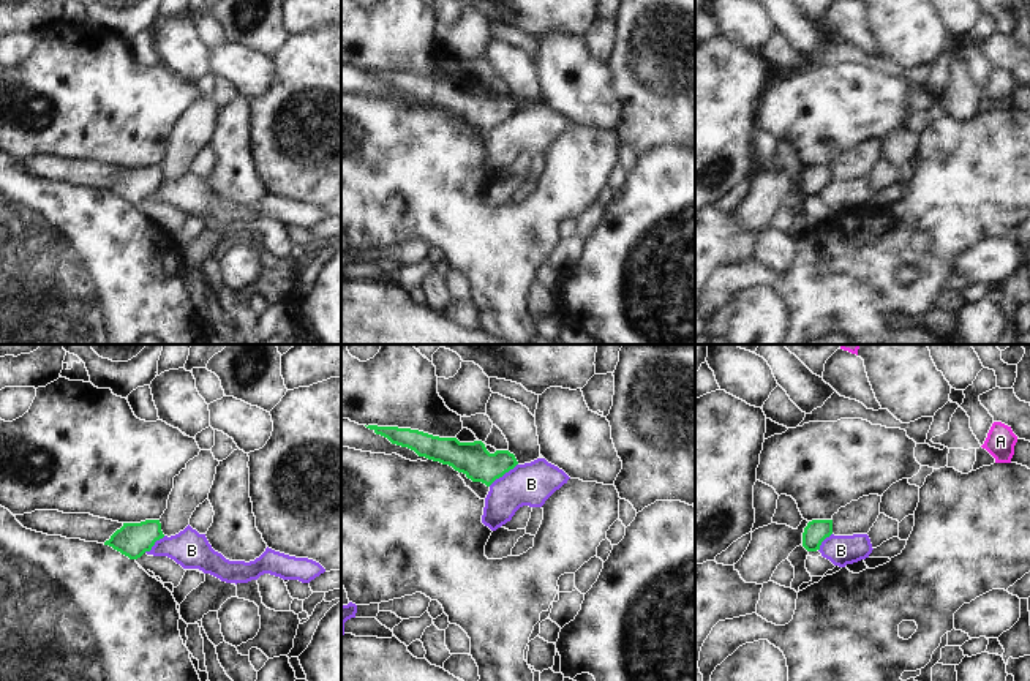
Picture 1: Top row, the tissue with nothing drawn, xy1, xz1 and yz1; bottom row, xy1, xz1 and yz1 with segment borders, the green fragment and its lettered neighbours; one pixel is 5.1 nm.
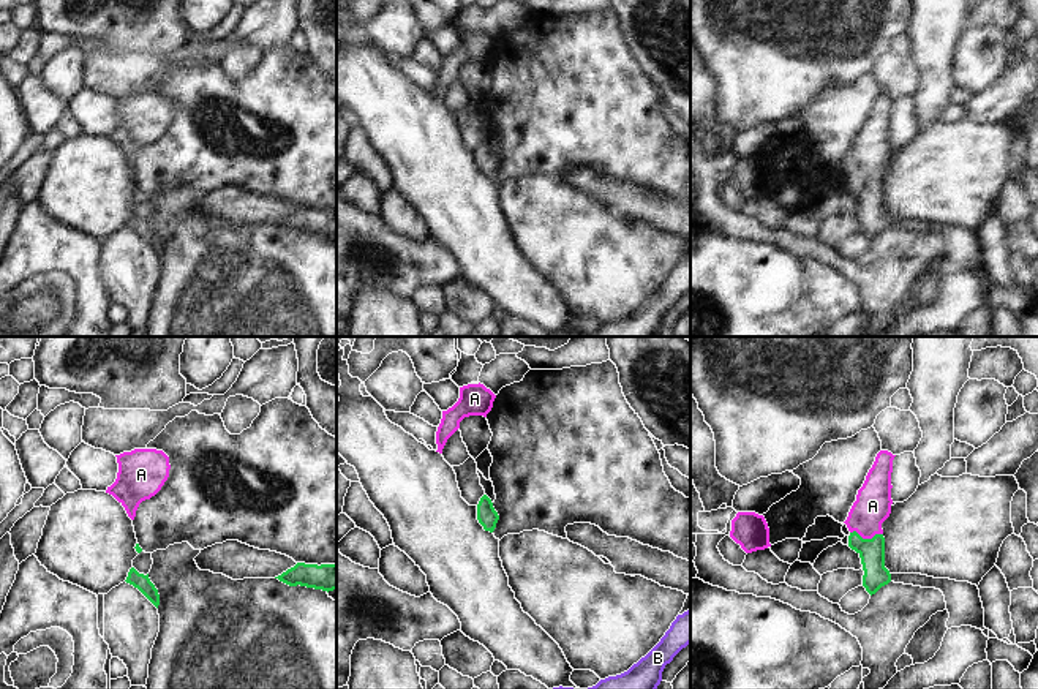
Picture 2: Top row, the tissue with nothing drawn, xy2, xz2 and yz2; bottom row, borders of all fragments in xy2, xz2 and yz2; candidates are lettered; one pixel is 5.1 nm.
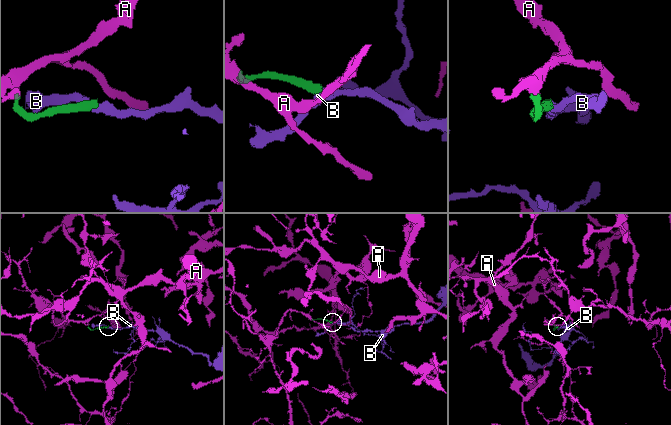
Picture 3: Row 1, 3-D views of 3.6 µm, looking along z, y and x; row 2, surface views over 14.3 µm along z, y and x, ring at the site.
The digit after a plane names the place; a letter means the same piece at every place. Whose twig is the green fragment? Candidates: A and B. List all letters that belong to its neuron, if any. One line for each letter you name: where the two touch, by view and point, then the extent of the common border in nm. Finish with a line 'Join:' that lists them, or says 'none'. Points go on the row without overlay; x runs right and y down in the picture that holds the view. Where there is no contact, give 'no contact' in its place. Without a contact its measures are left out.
A: meets green in yz2 at (866, 185); contact 170 nm long
Join: A

